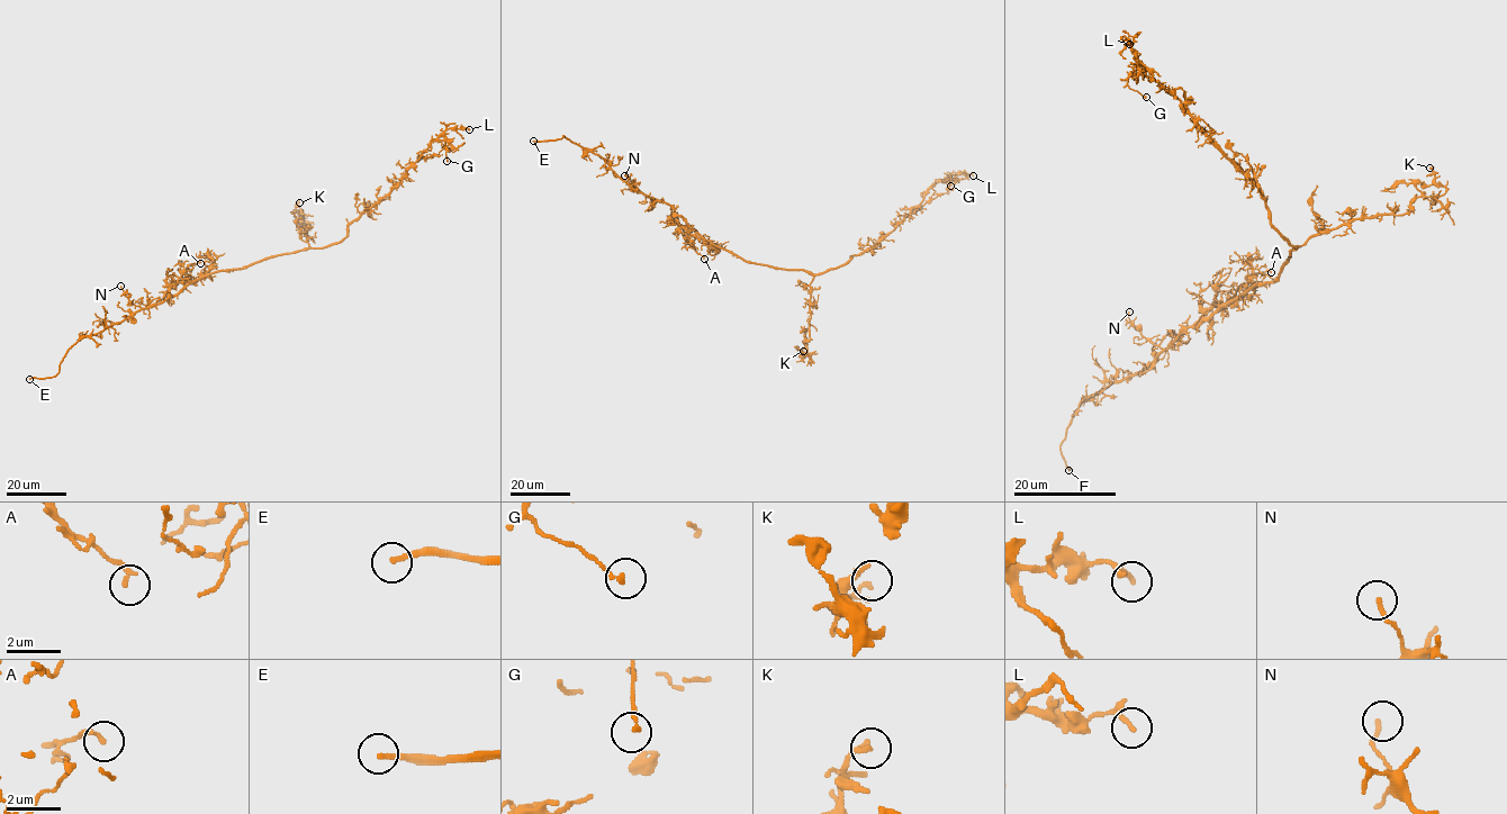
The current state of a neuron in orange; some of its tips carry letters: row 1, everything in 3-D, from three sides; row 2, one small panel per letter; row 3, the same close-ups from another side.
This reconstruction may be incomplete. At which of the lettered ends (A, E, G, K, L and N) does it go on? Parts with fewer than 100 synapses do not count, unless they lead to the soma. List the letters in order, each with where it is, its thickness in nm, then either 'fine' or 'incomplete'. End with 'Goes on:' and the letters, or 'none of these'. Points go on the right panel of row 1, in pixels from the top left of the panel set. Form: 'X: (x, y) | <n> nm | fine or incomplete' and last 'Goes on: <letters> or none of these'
A: (1271, 272) | 180 nm | fine
E: (1068, 470) | 200 nm | incomplete
G: (1146, 97) | 140 nm | fine
K: (1429, 168) | 180 nm | fine
L: (1129, 44) | 150 nm | fine
N: (1129, 311) | 150 nm | fine
Goes on: E

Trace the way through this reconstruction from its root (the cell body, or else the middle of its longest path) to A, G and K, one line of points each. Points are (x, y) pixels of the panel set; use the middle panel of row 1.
A: (756, 263), (742, 260), (694, 235), (688, 236), (685, 241), (704, 259)
G: (756, 263), (815, 274), (842, 265), (889, 235), (936, 182), (949, 181), (949, 174), (950, 186)
K: (756, 263), (802, 270), (813, 277), (808, 354), (802, 361), (803, 351)

